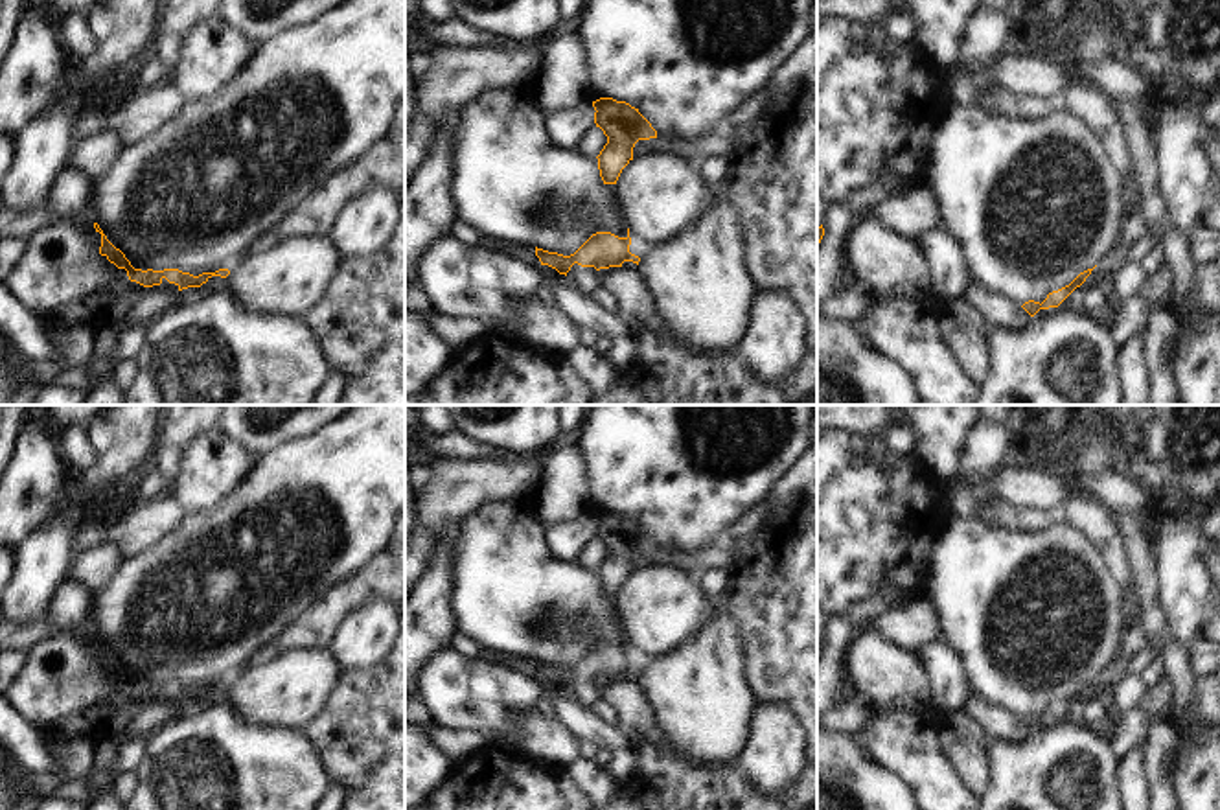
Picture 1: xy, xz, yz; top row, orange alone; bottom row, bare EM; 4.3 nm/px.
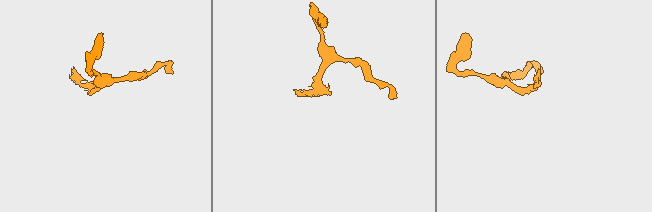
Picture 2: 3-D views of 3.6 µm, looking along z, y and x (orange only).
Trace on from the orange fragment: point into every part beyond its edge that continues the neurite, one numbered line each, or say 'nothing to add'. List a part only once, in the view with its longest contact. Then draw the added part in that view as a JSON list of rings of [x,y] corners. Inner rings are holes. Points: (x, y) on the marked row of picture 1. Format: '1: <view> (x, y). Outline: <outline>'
1: xz (584, 278). Outline: [[[574,263],[567,272],[567,282],[578,289],[583,296],[593,296],[593,293],[600,287],[596,269],[594,267],[581,267]]]

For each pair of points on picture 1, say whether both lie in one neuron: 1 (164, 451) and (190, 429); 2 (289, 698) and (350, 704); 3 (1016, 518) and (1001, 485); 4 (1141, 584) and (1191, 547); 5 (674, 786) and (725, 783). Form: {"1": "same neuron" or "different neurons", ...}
{"1": "same neuron", "2": "different neurons", "3": "different neurons", "4": "different neurons", "5": "same neuron"}

